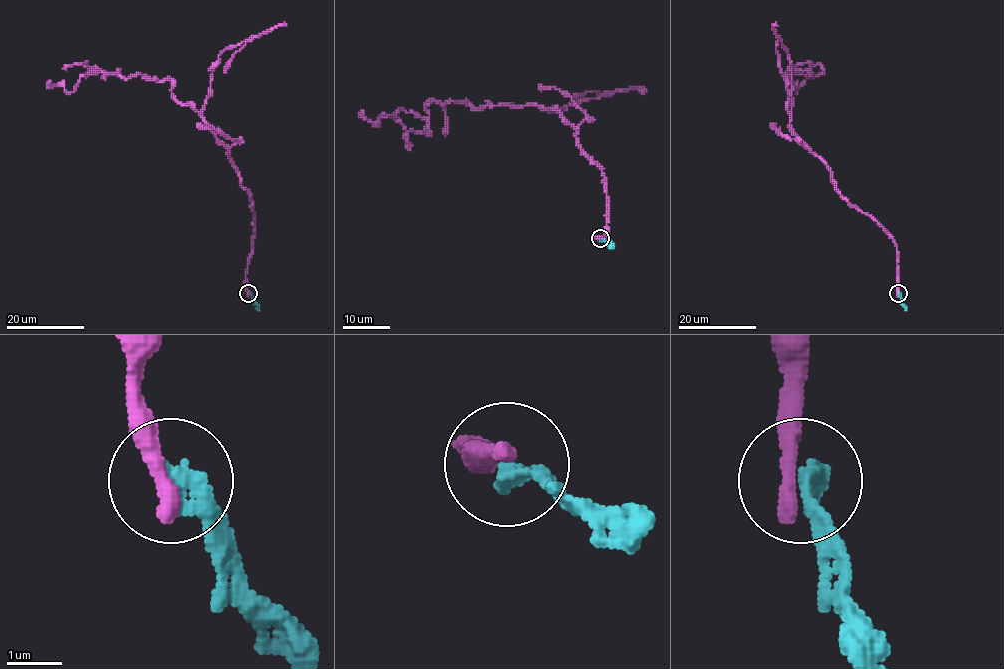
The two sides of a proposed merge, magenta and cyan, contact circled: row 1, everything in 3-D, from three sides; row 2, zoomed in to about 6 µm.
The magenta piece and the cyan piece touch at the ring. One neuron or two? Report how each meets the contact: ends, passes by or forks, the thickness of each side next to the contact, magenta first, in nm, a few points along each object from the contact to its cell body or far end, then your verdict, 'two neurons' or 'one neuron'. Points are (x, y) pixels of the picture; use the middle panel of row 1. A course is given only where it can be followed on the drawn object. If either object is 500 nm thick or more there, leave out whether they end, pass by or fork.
magenta ends; cyan ends; calibres 400 and 420 nm; course magenta (600, 238), (602, 170), (557, 111), (429, 101), (427, 132), (411, 131), (410, 148), (398, 121), (378, 118); course cyan (600, 238), (612, 246); two neurons

